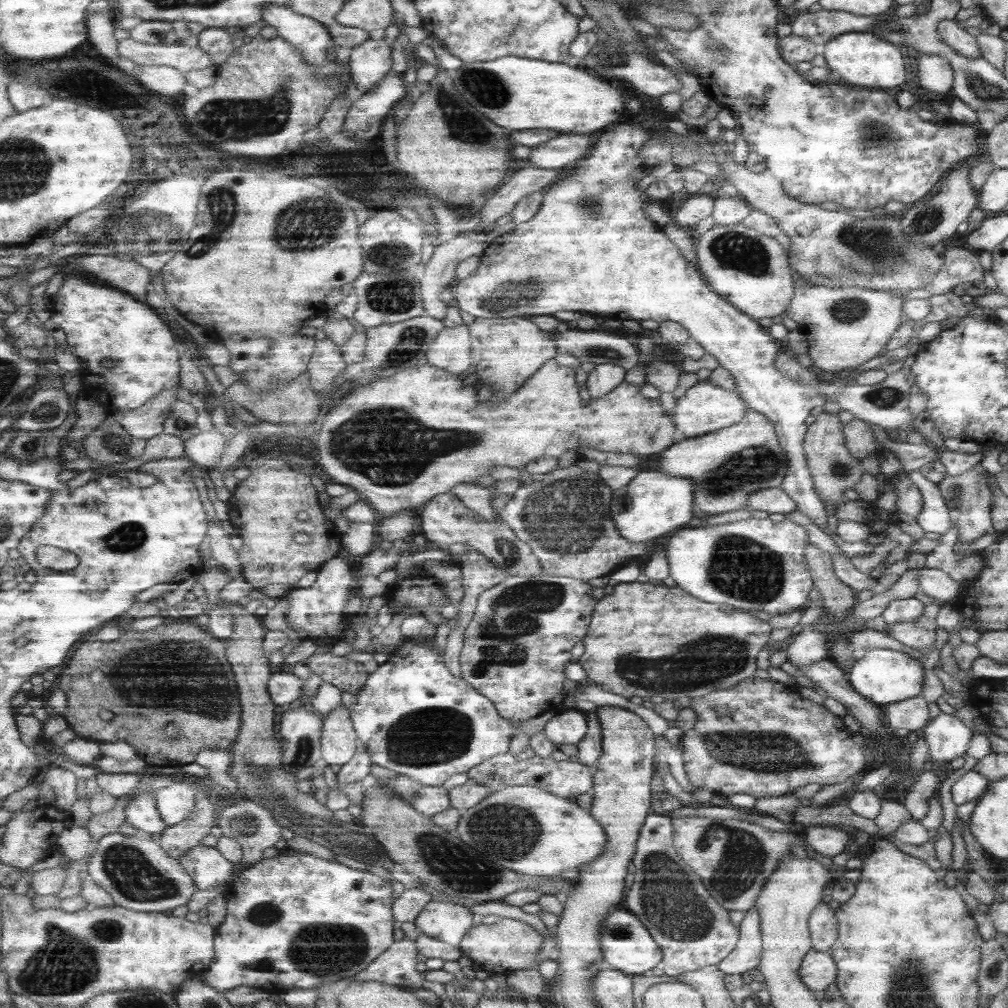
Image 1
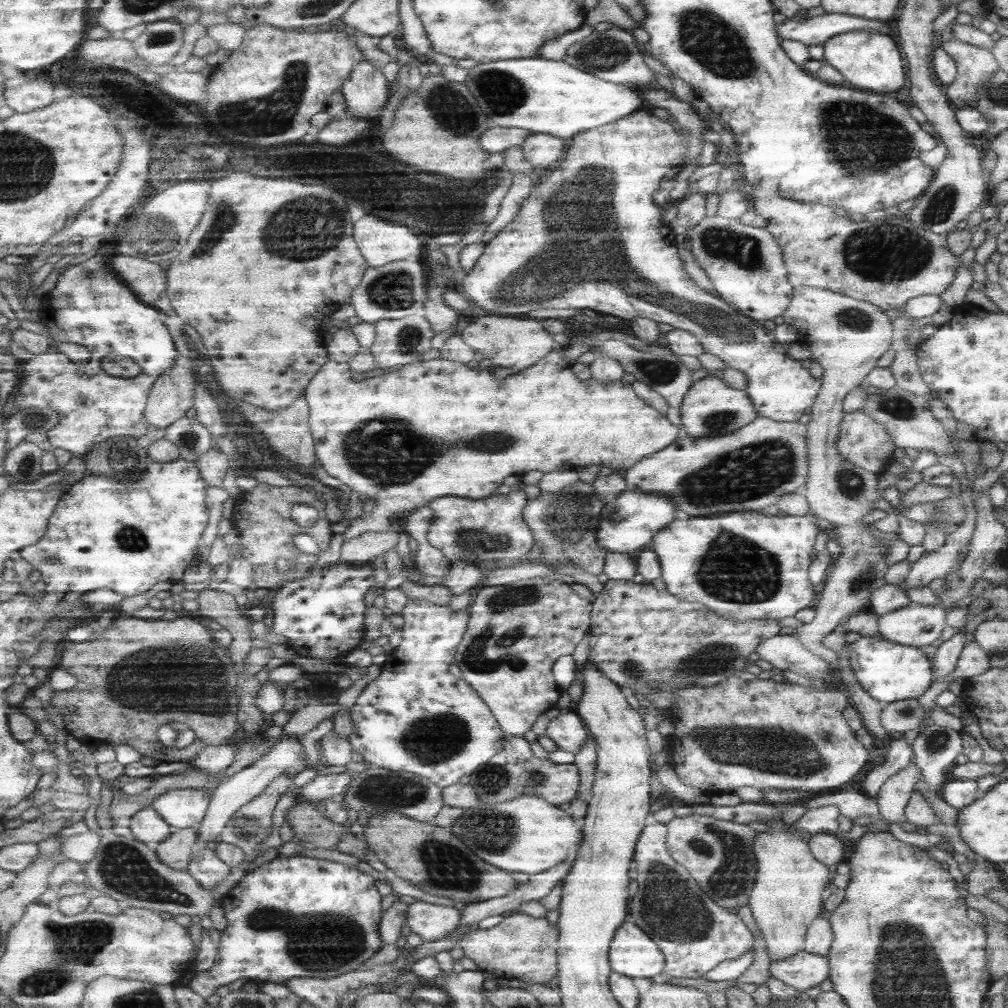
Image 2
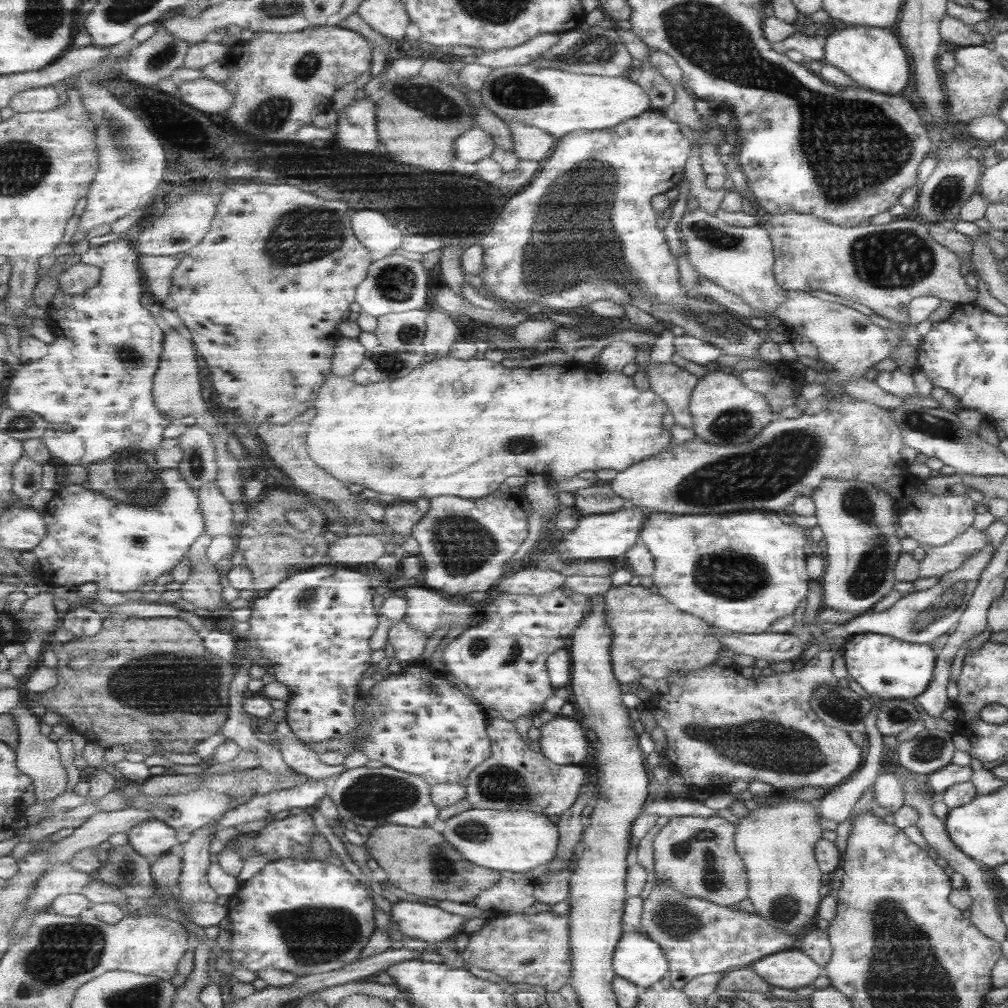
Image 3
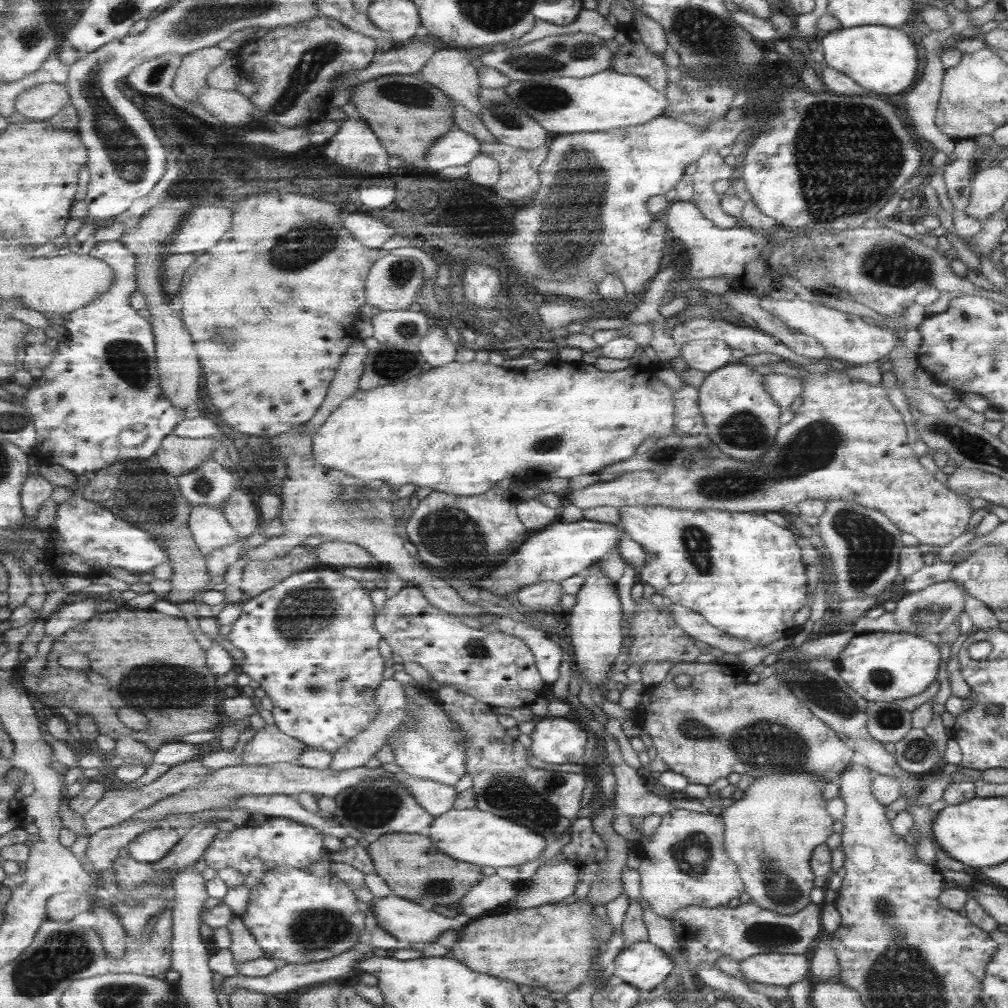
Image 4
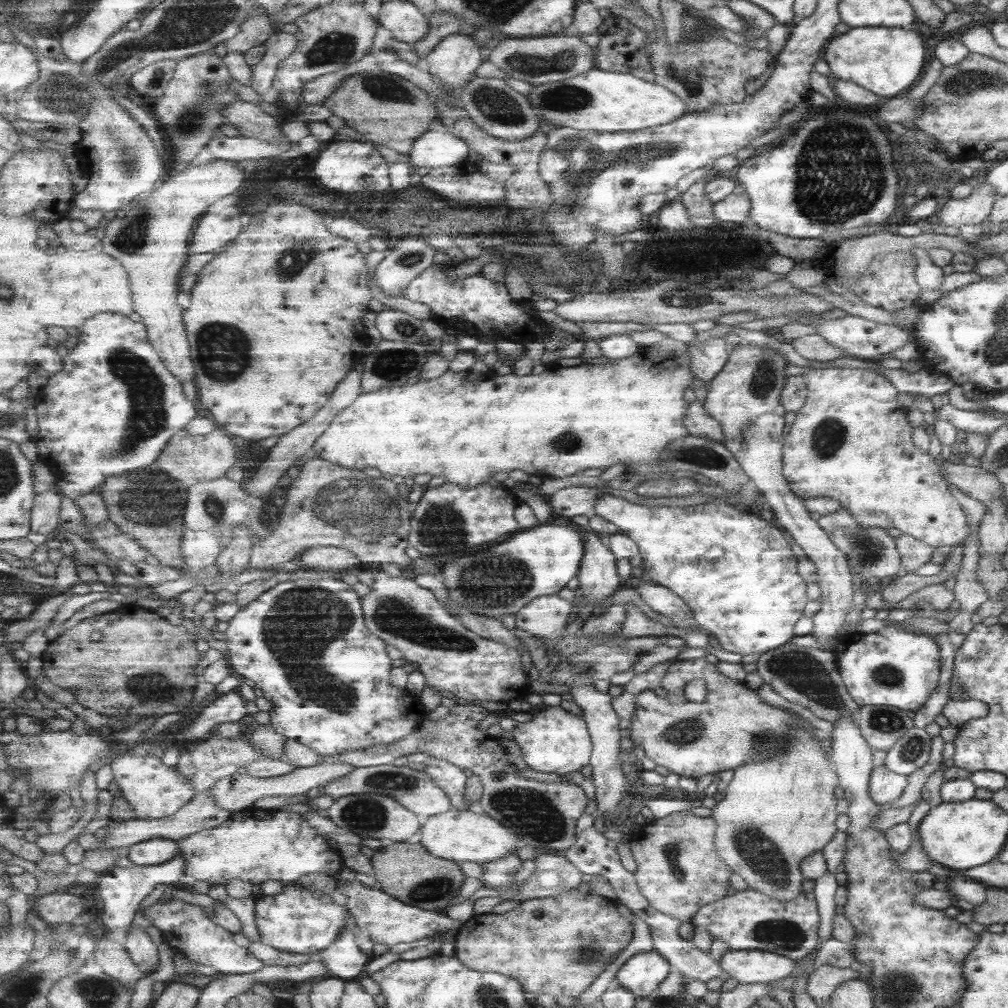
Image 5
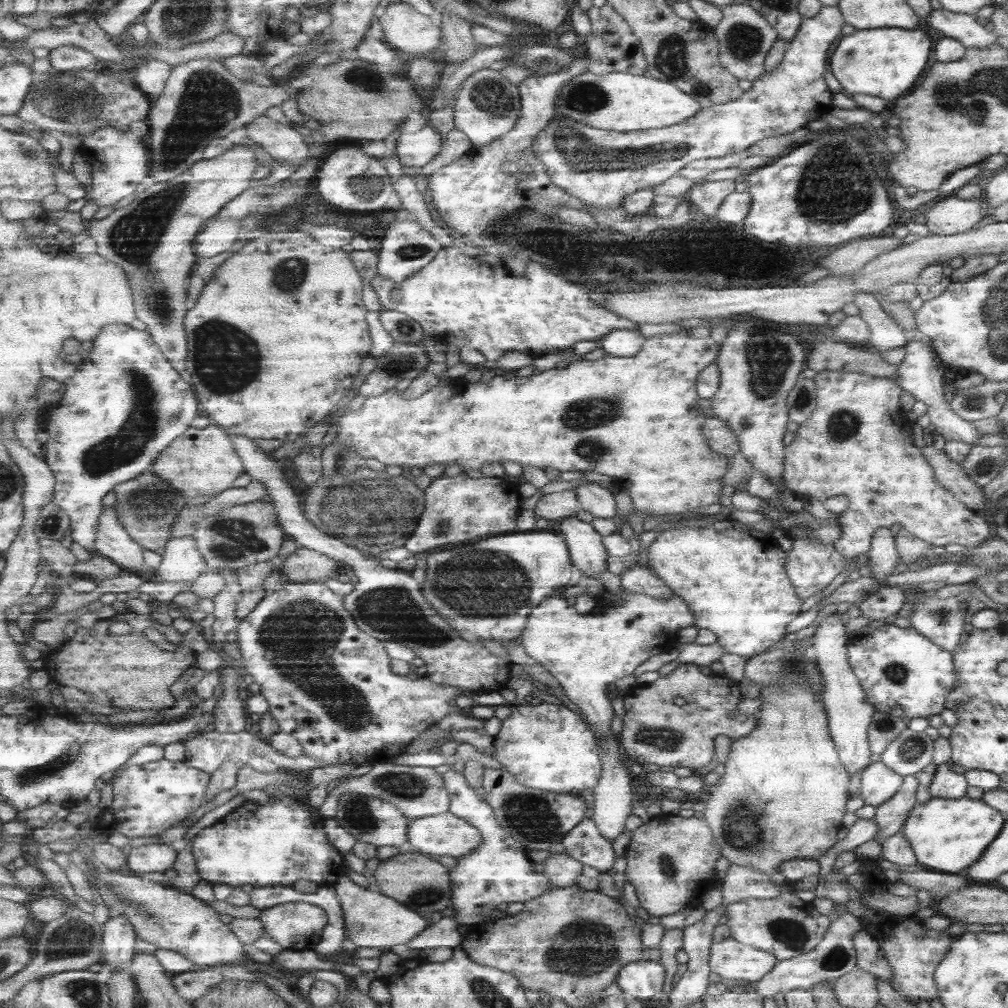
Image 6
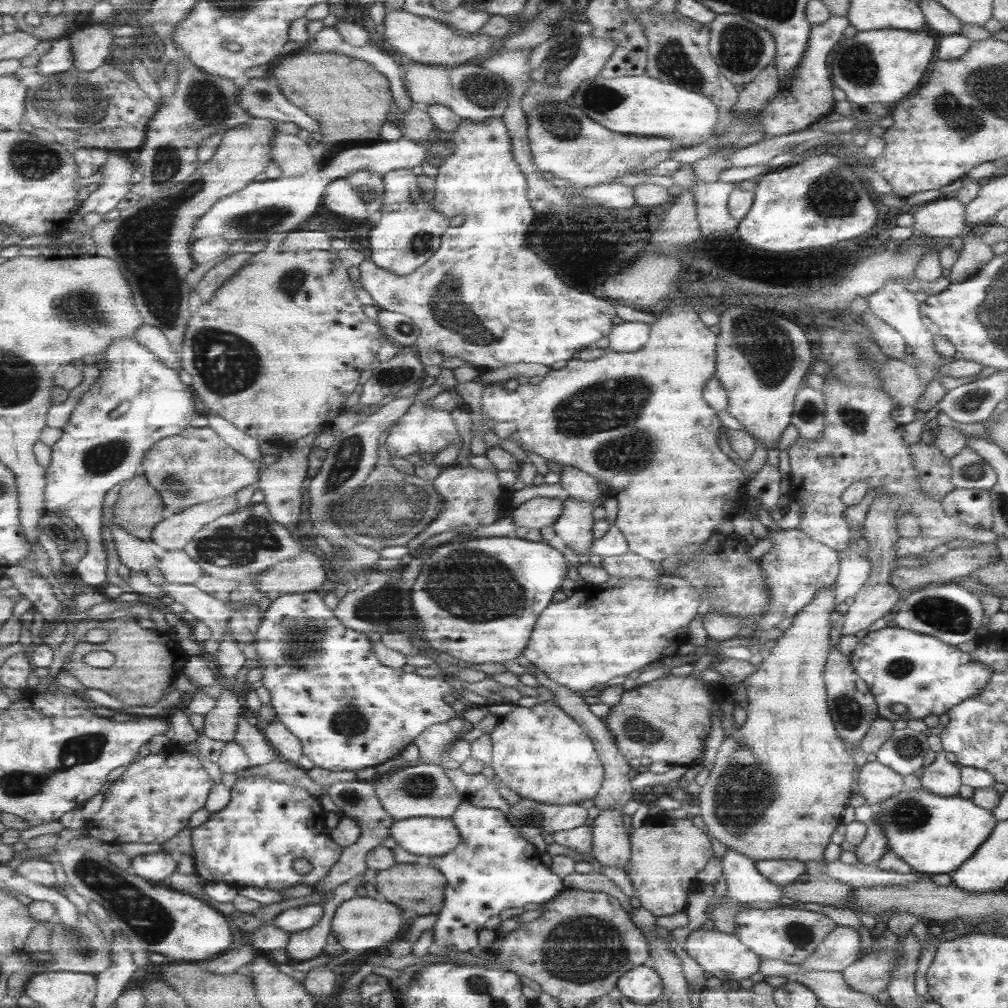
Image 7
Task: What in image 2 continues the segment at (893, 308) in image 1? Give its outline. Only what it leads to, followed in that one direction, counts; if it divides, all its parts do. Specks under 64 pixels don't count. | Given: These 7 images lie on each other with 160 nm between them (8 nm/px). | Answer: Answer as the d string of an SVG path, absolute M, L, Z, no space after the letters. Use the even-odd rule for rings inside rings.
M797 285L794 288L791 304L784 310L781 317L785 324L792 326L797 331L797 344L807 344L810 360L817 362L823 369L821 377L818 378L820 380L819 391L817 391L816 398L810 406L811 413L805 425L808 465L805 482L801 487L801 491L806 498L808 512L815 515L818 519L823 518L823 520L828 520L835 526L833 529L828 529L828 531L831 531L831 535L842 546L842 549L837 559L834 560L835 566L830 572L829 577L823 580L824 584L821 596L817 600L817 606L813 608L814 617L811 622L795 628L795 632L793 632L799 643L803 645L803 649L807 653L818 657L823 652L825 654L829 652L827 648L821 646L821 641L823 641L826 634L831 633L837 627L837 624L841 622L841 618L865 611L869 604L869 596L873 594L873 590L877 590L877 588L885 584L884 573L887 567L884 557L881 551L872 545L877 537L870 535L865 529L872 526L871 524L867 525L859 521L871 509L875 509L872 505L873 500L883 497L883 494L881 492L878 493L877 489L875 489L877 474L854 467L849 461L842 459L835 448L835 441L839 434L839 423L843 415L841 401L848 392L863 383L865 375L875 367L875 360L890 348L891 341L893 340L892 318L889 318L884 311L870 305L868 302L846 297L830 290L809 288L809 286L801 285Z

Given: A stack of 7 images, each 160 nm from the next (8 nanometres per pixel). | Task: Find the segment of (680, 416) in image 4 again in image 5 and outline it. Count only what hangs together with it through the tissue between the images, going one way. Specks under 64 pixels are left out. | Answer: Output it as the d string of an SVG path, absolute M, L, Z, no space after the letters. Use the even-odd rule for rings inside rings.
M693 401L685 415L684 427L693 436L708 438L724 444L724 432L721 423L715 420L701 404L700 401Z

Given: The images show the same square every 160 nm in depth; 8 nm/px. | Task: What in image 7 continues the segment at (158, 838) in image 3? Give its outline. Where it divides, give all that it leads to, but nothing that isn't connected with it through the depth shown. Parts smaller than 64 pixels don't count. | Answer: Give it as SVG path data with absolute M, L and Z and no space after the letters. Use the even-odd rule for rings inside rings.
M163 850L137 855L132 859L130 871L145 880L161 884L177 872L177 858Z

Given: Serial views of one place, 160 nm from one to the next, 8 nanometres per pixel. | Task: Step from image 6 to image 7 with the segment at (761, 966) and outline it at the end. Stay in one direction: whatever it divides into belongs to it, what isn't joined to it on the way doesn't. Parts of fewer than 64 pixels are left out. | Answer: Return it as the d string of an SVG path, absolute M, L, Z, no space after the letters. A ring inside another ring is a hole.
M701 930L691 932L681 947L693 958L705 972L709 972L715 978L725 982L726 980L745 980L753 976L760 968L760 957L753 954L744 943L740 942L735 934L713 930Z

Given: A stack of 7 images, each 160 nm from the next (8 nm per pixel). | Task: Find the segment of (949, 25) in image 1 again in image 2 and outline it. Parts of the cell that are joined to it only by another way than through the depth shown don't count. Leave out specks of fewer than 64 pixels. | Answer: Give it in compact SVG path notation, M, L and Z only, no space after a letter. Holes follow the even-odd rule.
M955 37L945 41L938 38L936 47L946 52L956 66L954 79L943 88L948 102L957 110L975 109L976 90L998 69L993 55L988 50L965 44Z

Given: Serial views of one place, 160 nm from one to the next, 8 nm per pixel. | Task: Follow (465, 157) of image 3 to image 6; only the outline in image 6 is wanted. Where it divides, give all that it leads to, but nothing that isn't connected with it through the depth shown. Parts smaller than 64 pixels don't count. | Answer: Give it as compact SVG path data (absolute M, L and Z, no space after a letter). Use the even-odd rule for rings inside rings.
M428 124L412 134L402 132L395 150L405 167L423 168L441 154L443 140L443 134Z

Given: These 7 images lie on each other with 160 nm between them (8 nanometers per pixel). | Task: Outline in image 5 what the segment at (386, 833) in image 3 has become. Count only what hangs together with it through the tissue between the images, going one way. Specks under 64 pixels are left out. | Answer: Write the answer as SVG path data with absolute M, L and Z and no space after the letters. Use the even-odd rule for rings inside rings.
M417 839L410 842L383 843L372 855L374 878L377 886L387 894L422 909L439 911L447 908L449 902L459 898L465 874L459 863L444 860L431 854Z

